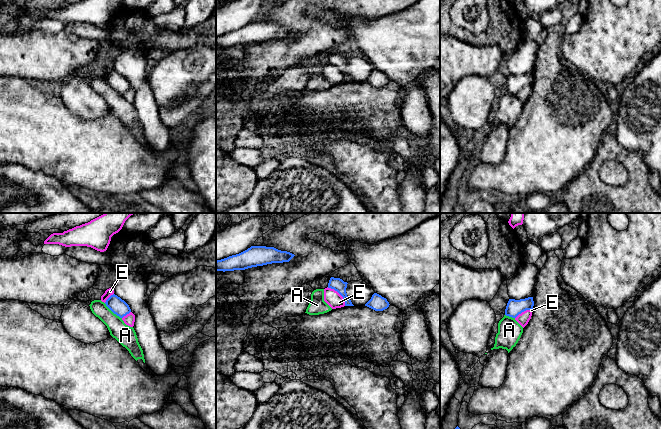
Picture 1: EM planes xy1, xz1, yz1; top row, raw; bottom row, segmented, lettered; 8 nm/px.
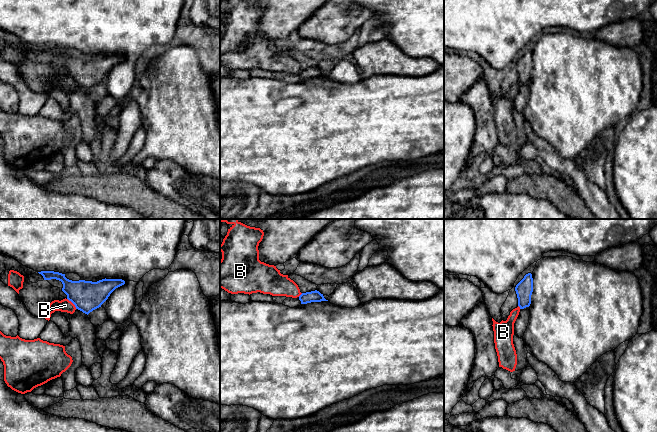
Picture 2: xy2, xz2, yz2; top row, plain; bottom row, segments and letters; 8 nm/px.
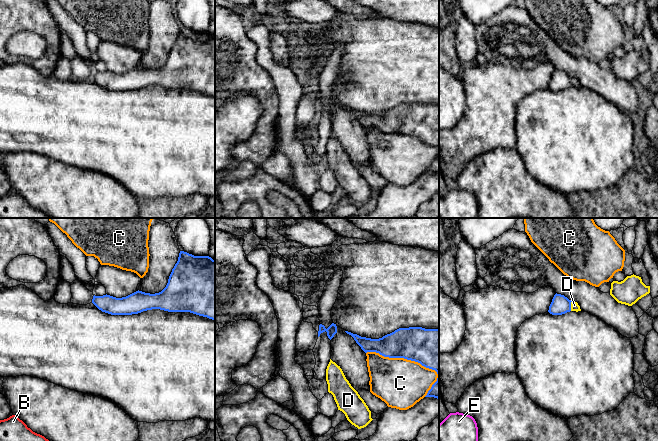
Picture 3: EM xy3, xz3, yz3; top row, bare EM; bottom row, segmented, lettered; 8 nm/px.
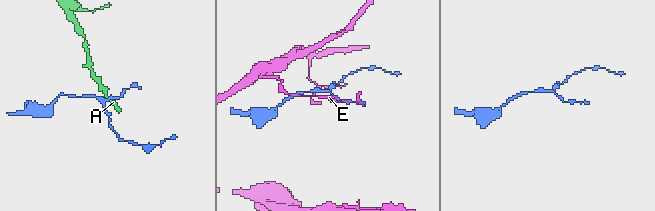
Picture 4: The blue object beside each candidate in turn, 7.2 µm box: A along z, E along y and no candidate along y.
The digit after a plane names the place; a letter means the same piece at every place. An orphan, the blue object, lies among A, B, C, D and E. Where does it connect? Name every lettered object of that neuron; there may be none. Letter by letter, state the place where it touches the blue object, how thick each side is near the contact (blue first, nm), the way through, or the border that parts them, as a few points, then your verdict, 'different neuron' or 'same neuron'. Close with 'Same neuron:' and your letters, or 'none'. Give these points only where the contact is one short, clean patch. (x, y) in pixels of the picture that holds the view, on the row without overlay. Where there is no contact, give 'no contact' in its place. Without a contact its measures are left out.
A: xy1 (113, 88) | 130/160 nm | along xy1 (104, 79), (121, 94) | different neuron
B: xy2 (72, 78) | 240/100 nm | along xy2 (67, 74), (76, 84) | different neuron
C: xz3 (405, 134) | 320/400 nm | different neuron
D: yz3 (570, 82) | 150/60 nm | across yz3 (560, 80), (570, 82), (574, 81) | same neuron
E: xz1 (339, 69) | 100/120 nm | along xz1 (327, 63), (333, 64), (342, 73), (345, 81) | different neuron
Same neuron: D

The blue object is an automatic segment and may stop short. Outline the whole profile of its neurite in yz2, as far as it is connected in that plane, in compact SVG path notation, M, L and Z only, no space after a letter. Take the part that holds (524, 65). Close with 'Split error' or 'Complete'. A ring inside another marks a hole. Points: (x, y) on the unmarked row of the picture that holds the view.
M528 49L524 52L524 54L516 61L515 67L520 85L529 83L533 68L533 54L531 49Z. Complete

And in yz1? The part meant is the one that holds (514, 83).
M528 73L520 76L509 75L505 85L505 91L512 94L516 94L522 88L526 86L532 86L533 82L533 73Z. Complete

